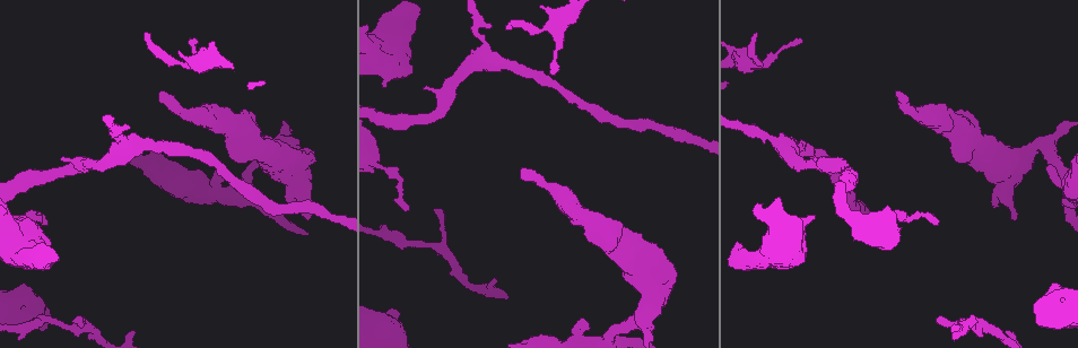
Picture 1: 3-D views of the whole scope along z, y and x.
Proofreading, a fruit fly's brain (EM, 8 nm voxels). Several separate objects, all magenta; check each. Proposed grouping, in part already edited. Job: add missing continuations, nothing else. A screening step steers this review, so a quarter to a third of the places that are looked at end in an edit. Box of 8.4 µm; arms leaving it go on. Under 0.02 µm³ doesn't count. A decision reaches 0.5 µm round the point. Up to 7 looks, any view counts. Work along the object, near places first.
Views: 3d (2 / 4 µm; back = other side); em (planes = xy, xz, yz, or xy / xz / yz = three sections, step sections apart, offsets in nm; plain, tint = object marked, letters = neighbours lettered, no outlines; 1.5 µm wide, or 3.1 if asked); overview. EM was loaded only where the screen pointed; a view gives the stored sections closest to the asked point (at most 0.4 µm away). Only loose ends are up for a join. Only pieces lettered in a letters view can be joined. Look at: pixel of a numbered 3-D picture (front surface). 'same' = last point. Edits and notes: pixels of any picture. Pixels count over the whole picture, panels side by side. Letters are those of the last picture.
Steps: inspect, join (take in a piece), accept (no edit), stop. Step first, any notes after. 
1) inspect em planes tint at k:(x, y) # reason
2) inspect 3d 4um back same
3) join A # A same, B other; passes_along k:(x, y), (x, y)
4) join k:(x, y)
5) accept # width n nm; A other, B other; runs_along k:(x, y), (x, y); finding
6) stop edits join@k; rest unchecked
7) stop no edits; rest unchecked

inspect 3d 4um at 1:(507, 29) # tapers out

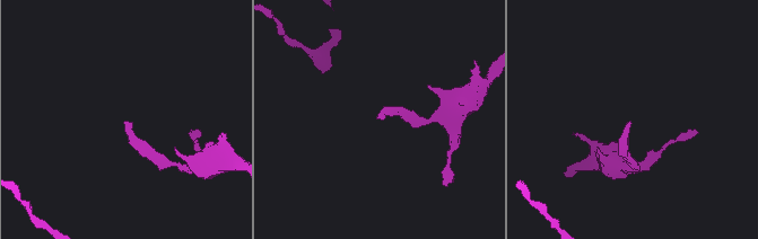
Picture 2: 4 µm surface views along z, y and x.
inspect em yz step 4 letters at 2:(380, 117)

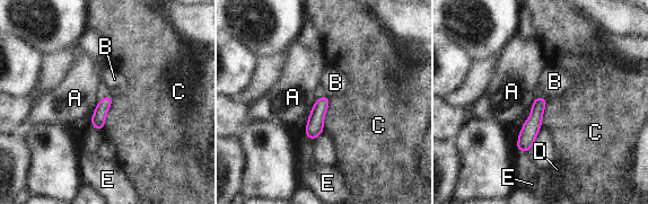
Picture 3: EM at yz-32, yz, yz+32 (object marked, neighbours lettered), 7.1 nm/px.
inspect em planes letters same # cut it another way

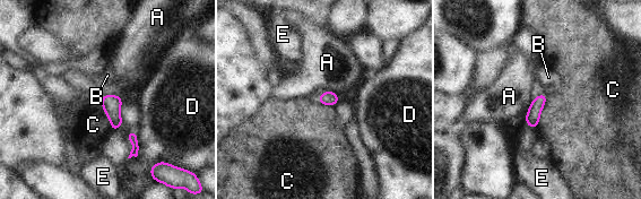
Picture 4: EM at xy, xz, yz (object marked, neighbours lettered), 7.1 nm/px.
accept # longest_contact C 260 nm; A other, B other, C other, D other, E other; border 4:(547, 96), (536, 129); none of them fits

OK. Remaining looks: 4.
inspect 3d 2um back at 1:(898, 91) # long arm stops here

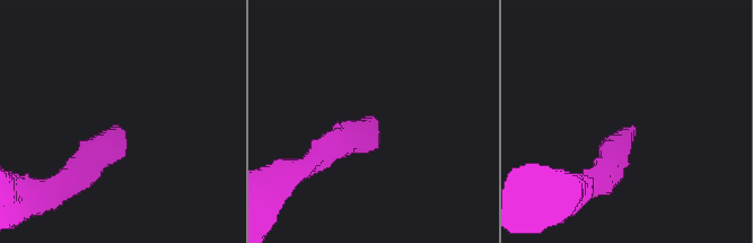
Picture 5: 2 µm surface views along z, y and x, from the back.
inspect em xy step 4 plain at 5:(367, 119) # need the tissue

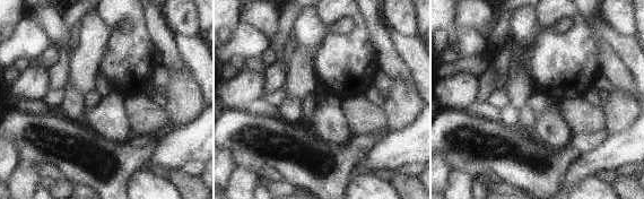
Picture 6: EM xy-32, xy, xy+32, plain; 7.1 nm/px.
inspect em xy step 4 letters same # what lies round it

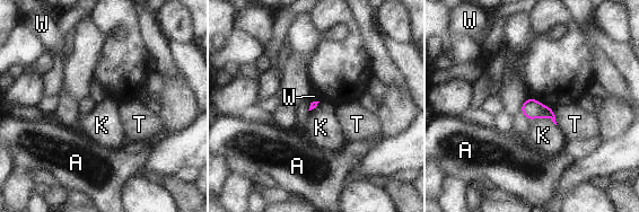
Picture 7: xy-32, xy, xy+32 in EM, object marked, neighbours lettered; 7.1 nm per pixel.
accept # longest_contact K 220 nm; A other, K other, T other, W other; none of them fits

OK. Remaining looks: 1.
inspect em planes letters at 1:(383, 85) # an open end

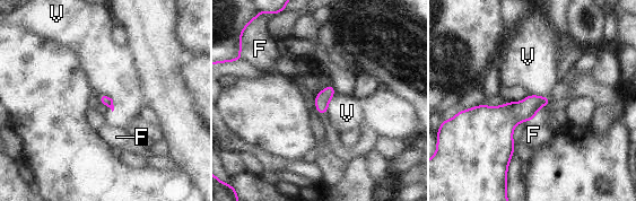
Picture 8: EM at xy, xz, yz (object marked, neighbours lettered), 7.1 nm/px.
accept # F other, V other; border 8:(99, 94), (112, 99), (113, 111); none of them fits

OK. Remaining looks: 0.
stop no edits; rest unchecked

